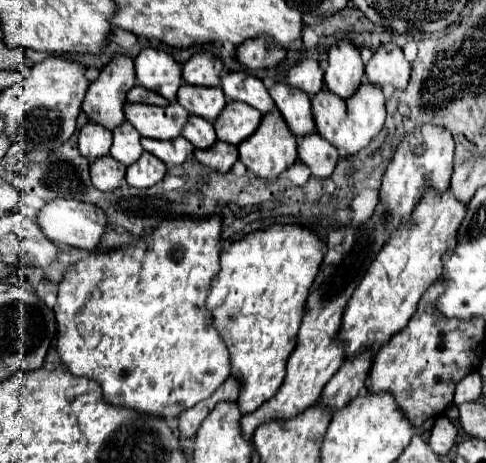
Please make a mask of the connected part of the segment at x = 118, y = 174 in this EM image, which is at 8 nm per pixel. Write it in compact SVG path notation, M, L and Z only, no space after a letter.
M104 155L94 163L90 163L92 183L100 191L116 189L120 185L120 179L124 179L124 173L126 173L126 165L120 165L120 161L116 161L112 155Z

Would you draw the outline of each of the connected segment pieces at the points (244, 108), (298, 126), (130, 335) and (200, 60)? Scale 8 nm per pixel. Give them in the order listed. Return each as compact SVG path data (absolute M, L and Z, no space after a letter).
M228 101L220 117L214 121L214 129L220 141L238 145L248 139L260 125L262 113L240 101Z
M276 83L270 89L270 97L274 99L276 107L280 109L282 117L286 119L286 125L292 129L292 133L296 137L302 137L302 135L314 131L310 97L304 91L292 89L292 85L288 85L288 83Z
M178 217L178 219L164 219L164 225L158 225L152 229L152 233L146 233L144 237L116 245L108 253L96 253L88 259L72 263L58 283L58 301L54 305L56 321L58 321L58 355L66 369L78 377L92 377L102 385L104 397L108 403L118 407L136 409L142 413L154 413L154 415L180 415L182 411L194 407L196 403L208 399L228 377L230 377L230 353L224 345L224 339L220 333L216 333L216 327L212 325L212 317L206 309L206 297L208 289L212 285L212 279L220 271L220 243L222 243L222 221L220 217L204 217L204 219L190 219L190 217Z
M204 51L204 53L196 53L194 57L190 57L190 61L182 67L182 77L190 85L216 87L220 85L222 69L224 69L222 59L210 51Z

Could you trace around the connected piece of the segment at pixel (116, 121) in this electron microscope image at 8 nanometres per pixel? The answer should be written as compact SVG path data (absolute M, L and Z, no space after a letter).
M112 55L110 63L100 71L98 79L88 87L82 111L90 121L114 129L124 121L122 107L126 93L136 85L134 61L128 55Z

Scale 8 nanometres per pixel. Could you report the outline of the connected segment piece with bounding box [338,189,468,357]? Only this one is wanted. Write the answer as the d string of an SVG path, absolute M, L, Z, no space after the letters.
M428 189L412 211L412 227L404 225L404 229L396 229L396 233L390 235L344 311L338 339L346 343L346 357L354 357L362 347L382 347L394 333L406 327L420 297L436 279L440 279L444 269L442 257L456 245L456 229L460 229L466 207L468 205L456 199L450 189L444 193Z

